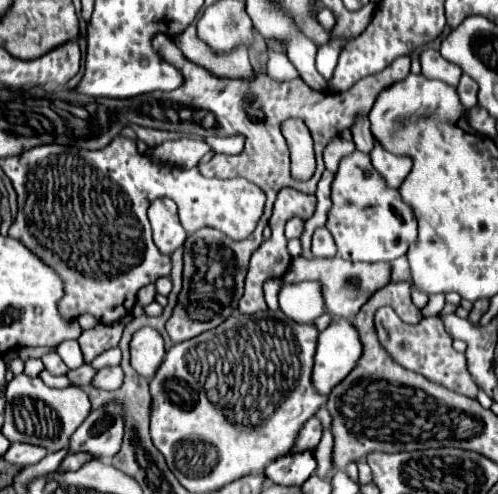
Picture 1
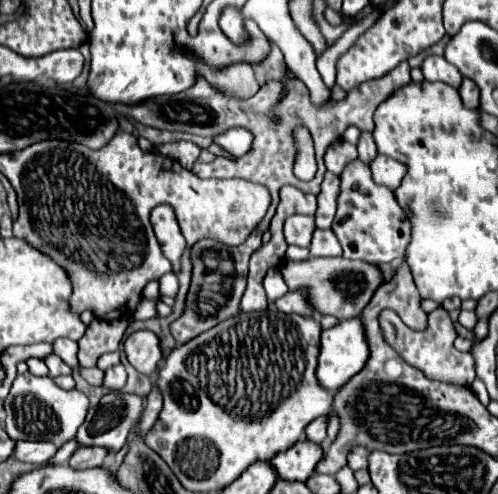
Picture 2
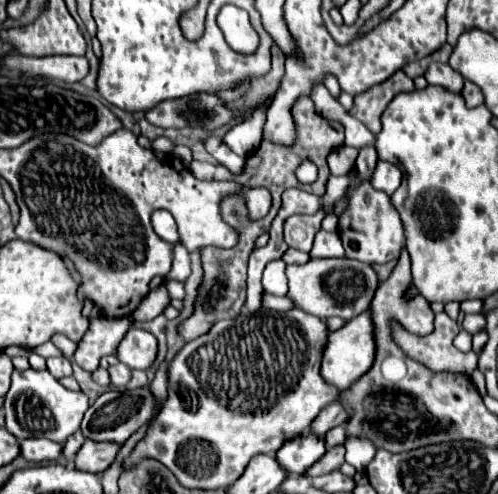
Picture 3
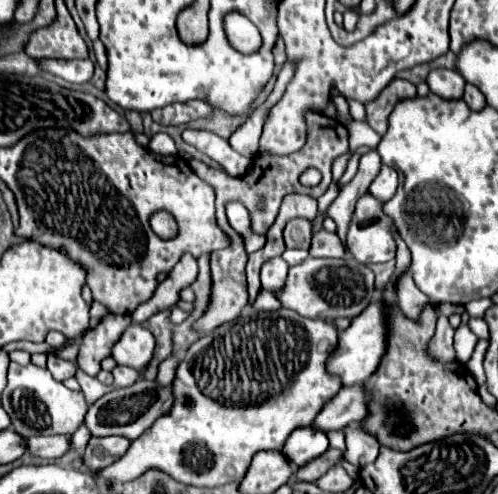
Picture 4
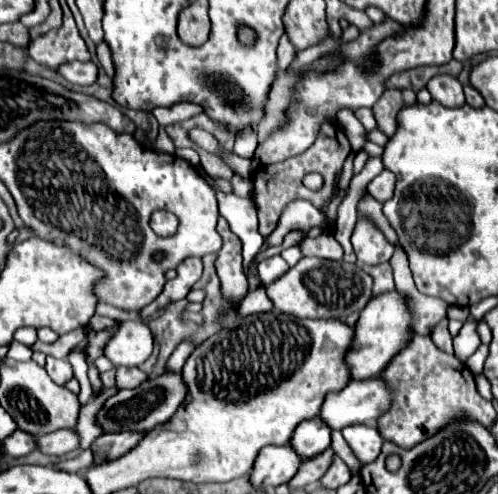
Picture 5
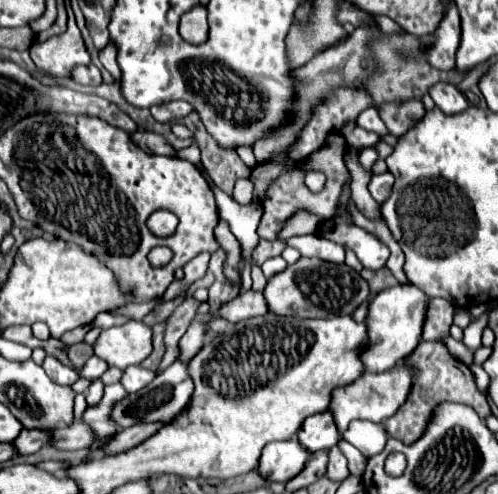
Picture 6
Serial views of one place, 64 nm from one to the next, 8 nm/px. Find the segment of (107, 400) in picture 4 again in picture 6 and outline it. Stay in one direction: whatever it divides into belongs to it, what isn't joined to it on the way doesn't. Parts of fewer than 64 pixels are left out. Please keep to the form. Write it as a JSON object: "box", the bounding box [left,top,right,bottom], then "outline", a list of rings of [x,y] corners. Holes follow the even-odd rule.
{"box":[112,360,194,428],"outline":[[[176,360],[166,370],[158,372],[158,376],[152,380],[152,384],[148,384],[148,388],[144,388],[144,392],[130,394],[128,400],[122,400],[120,404],[116,404],[112,418],[118,422],[120,428],[128,428],[138,422],[170,422],[188,406],[192,392],[194,392],[194,382],[188,374],[188,362]]]}

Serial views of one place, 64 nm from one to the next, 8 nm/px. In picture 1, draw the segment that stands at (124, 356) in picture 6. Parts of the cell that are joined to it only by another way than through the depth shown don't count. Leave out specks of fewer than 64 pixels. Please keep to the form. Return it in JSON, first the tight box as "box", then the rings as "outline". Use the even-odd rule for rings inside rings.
{"box":[130,328,164,378],"outline":[[[140,328],[130,340],[130,364],[144,376],[152,378],[164,360],[164,340],[154,328]]]}

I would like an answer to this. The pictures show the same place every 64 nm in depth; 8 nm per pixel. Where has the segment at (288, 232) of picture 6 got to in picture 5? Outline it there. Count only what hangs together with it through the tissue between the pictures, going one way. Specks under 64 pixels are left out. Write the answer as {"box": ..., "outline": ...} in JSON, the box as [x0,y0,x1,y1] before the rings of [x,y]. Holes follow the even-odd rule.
{"box":[262,202,326,250],"outline":[[[292,202],[284,210],[284,214],[280,216],[280,222],[278,222],[276,230],[266,238],[262,250],[272,248],[272,246],[280,246],[288,232],[294,232],[294,230],[308,232],[310,224],[312,224],[312,228],[322,226],[324,220],[326,220],[326,216],[320,210],[312,208],[312,204],[308,204],[308,202]]]}

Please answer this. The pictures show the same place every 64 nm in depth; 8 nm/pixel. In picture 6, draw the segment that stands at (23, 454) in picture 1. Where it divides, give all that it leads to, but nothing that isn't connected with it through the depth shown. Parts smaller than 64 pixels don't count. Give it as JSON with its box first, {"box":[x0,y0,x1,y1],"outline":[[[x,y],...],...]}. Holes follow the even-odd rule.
{"box":[52,422,96,450],"outline":[[[74,422],[70,426],[54,430],[52,442],[60,450],[78,450],[78,448],[90,448],[96,440],[94,430],[86,422]]]}

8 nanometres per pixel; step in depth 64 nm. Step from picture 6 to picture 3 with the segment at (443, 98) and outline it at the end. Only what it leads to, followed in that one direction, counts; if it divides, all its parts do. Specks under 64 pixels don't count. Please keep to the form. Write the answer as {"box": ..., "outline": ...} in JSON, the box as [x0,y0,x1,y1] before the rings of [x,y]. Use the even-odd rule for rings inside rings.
{"box":[424,62,464,92],"outline":[[[432,62],[424,76],[426,76],[428,84],[432,84],[432,86],[440,86],[448,92],[462,92],[464,78],[456,70],[452,70],[448,64]]]}

